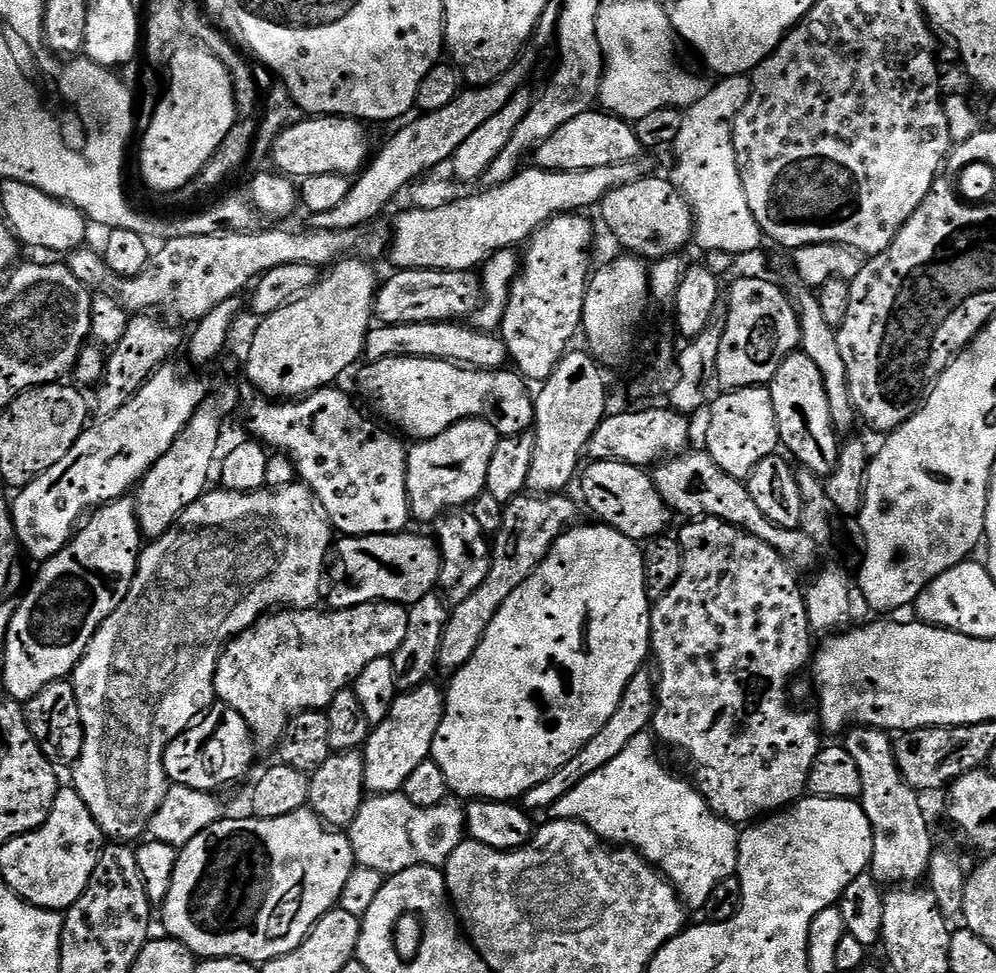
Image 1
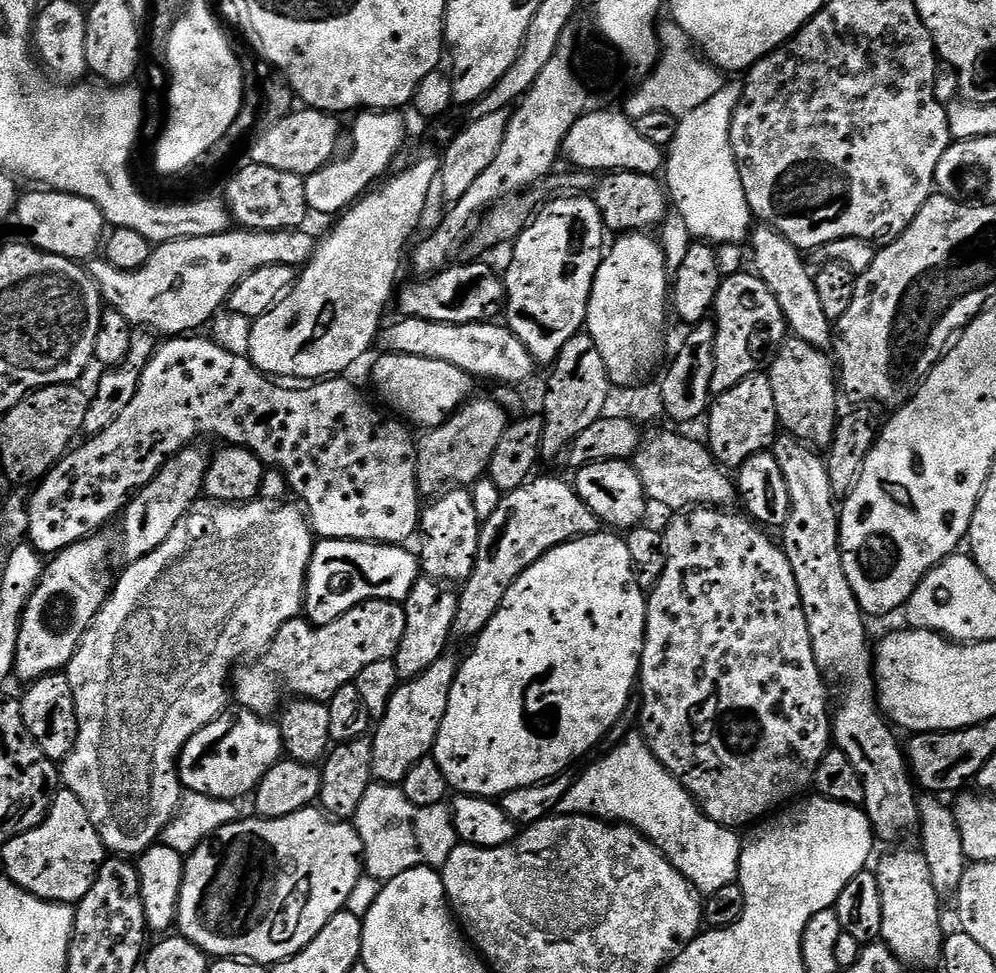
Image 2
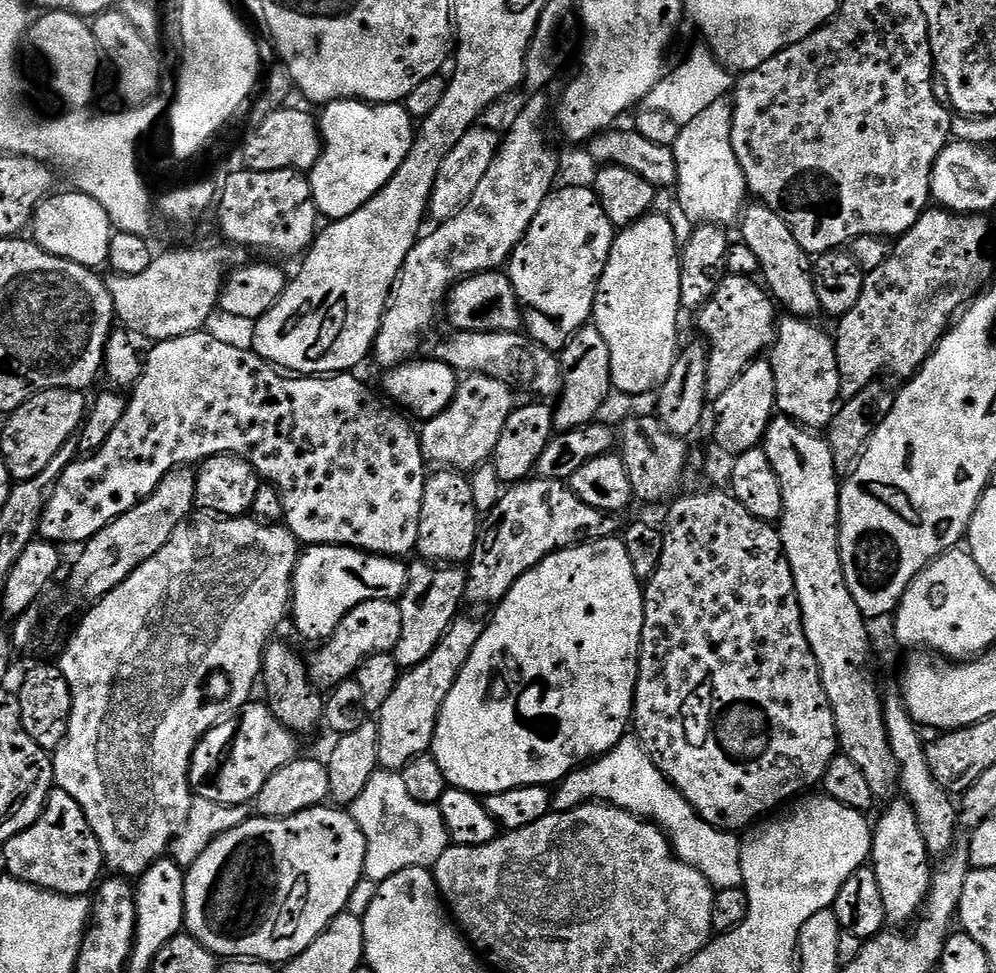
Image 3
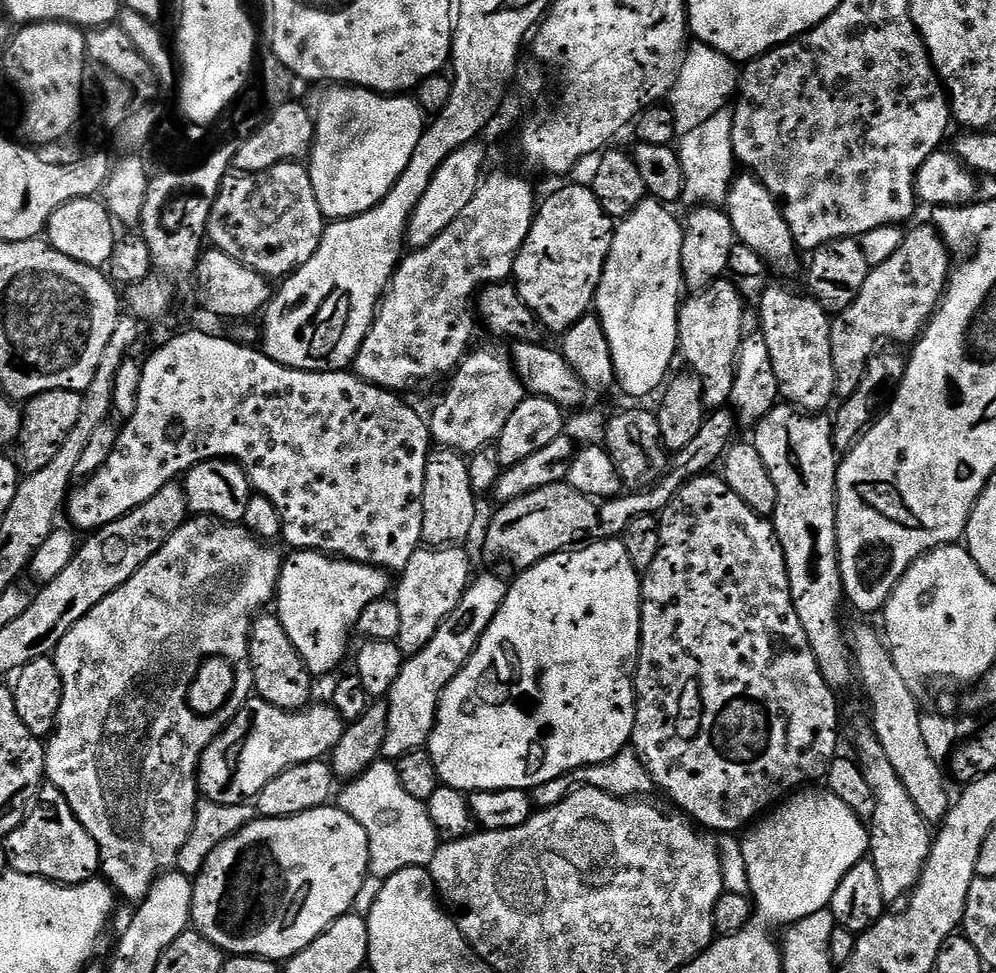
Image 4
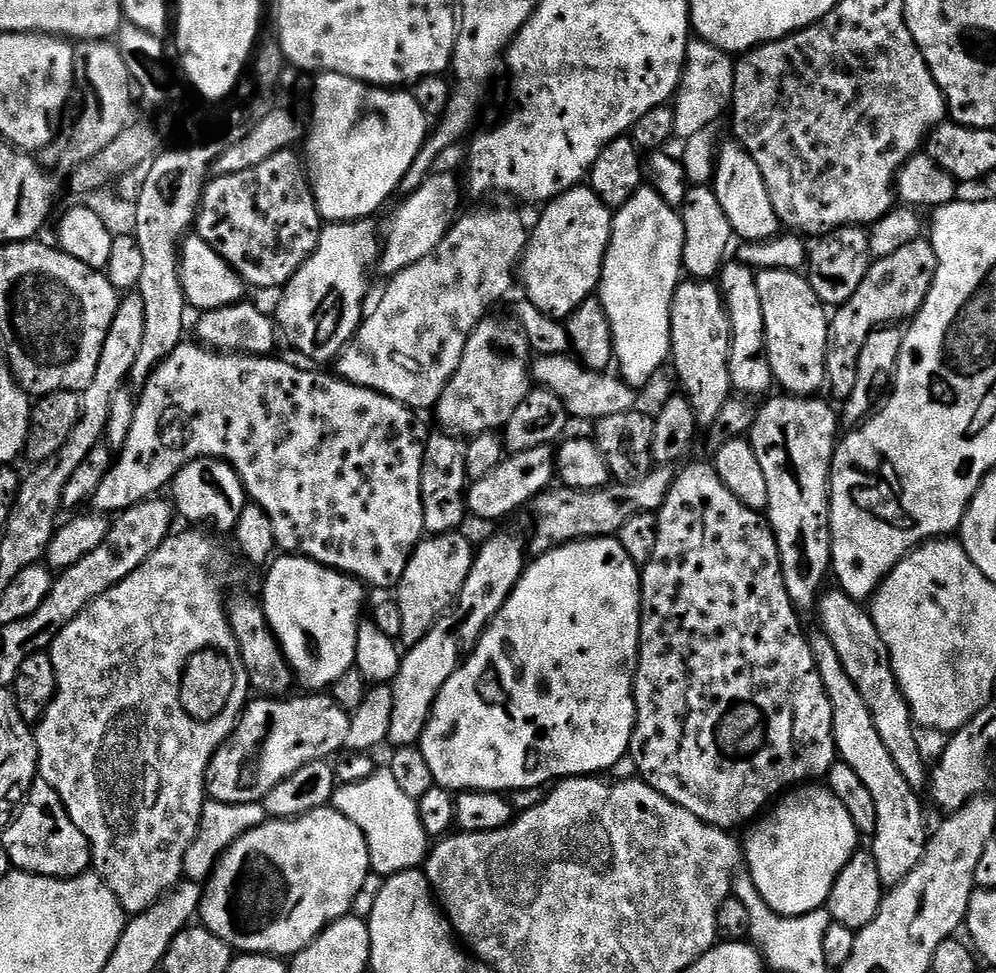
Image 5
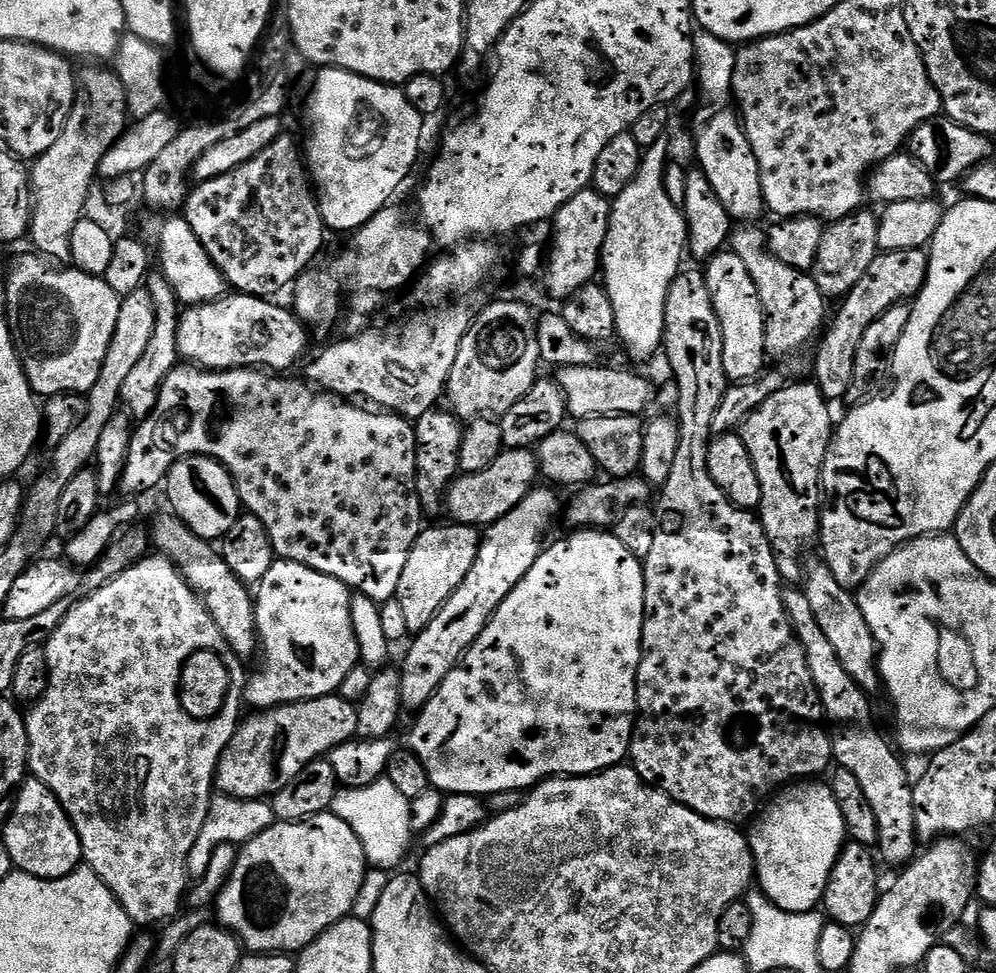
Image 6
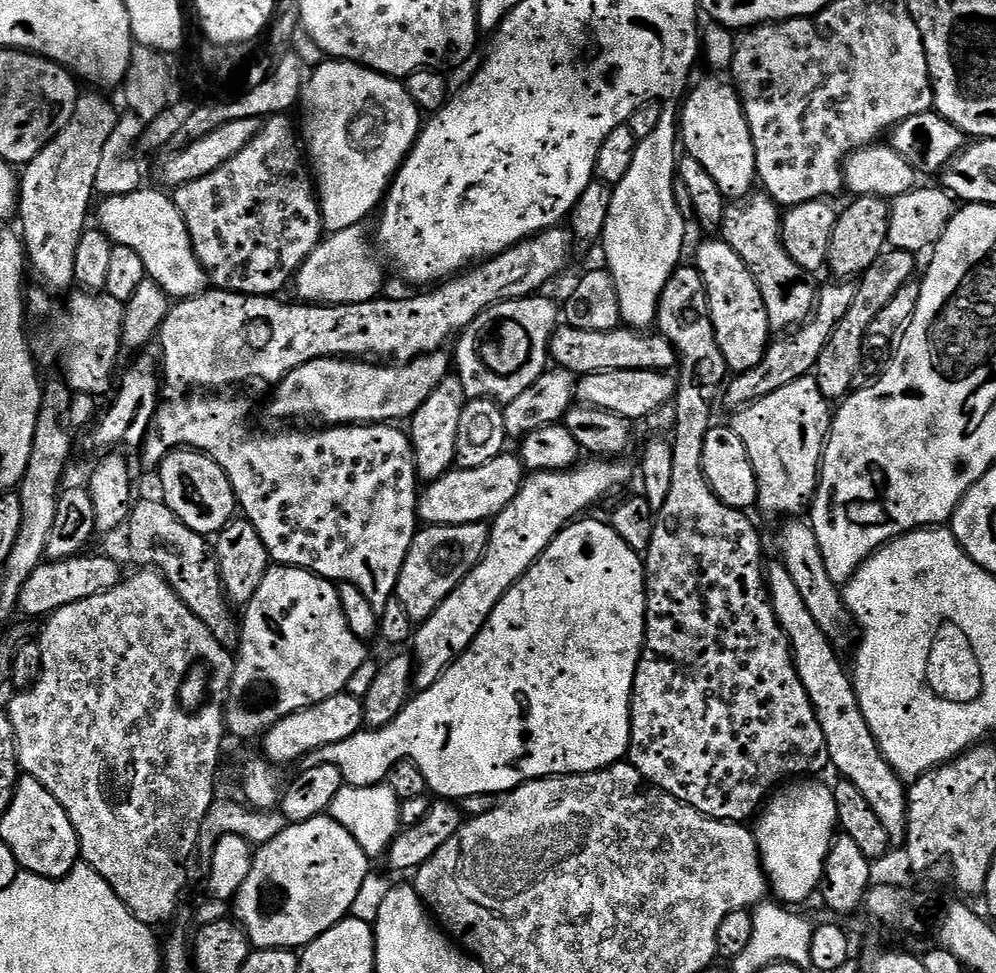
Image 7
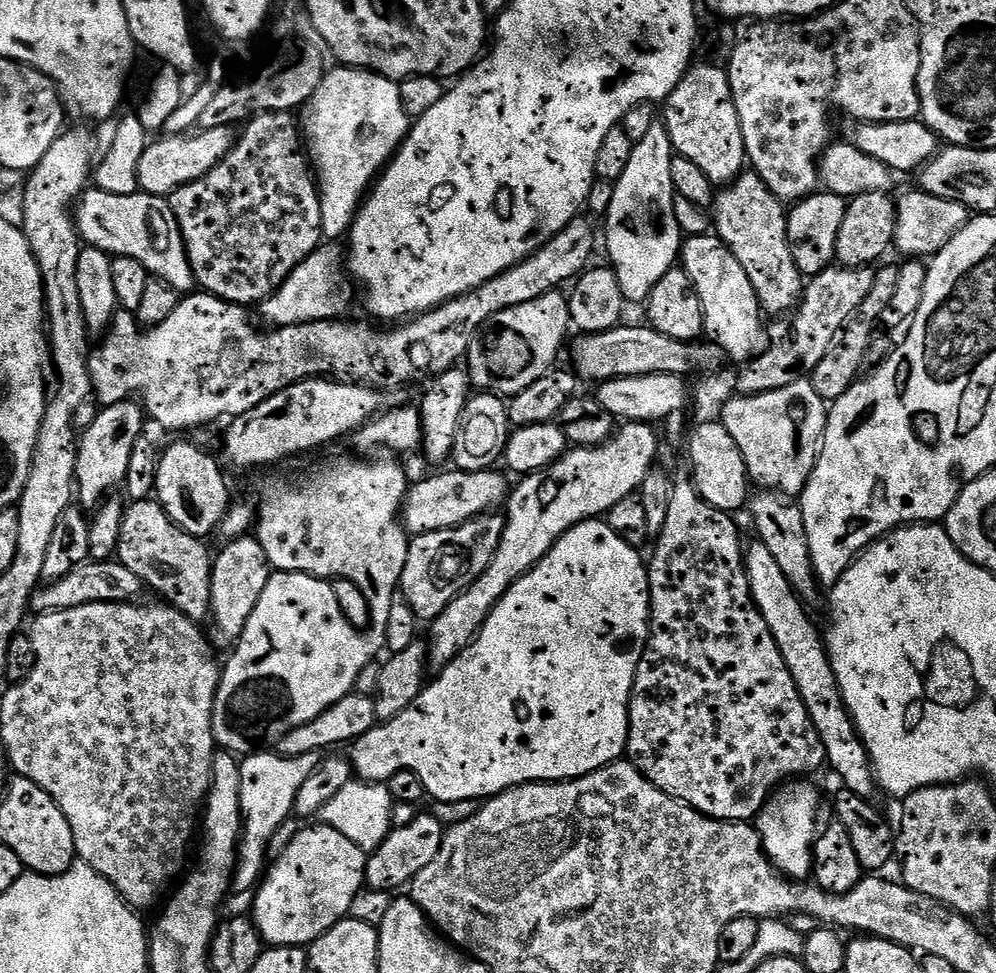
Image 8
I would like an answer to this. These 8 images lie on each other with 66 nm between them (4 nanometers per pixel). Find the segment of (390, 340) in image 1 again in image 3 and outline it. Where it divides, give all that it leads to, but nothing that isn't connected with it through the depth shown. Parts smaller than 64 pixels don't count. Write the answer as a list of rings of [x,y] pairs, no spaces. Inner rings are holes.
[[[453,331],[434,352],[435,359],[449,364],[457,374],[493,376],[524,392],[533,392],[536,398],[559,397],[562,388],[560,362],[557,353],[534,342],[523,331],[518,332],[458,332]]]

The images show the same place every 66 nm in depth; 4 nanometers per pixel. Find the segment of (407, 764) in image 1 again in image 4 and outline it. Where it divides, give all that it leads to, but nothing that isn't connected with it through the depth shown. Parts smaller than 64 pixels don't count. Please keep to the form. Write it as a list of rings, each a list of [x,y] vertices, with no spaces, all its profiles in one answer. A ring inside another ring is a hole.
[[[492,572],[479,576],[469,583],[462,602],[454,606],[450,618],[446,618],[442,626],[438,626],[438,634],[430,638],[430,642],[417,656],[405,659],[402,674],[398,674],[398,682],[394,682],[394,686],[388,691],[388,721],[383,755],[389,761],[395,762],[401,756],[421,751],[427,745],[436,725],[438,706],[446,686],[450,686],[453,678],[464,669],[482,634],[486,634],[490,622],[494,622],[494,614],[498,614],[506,598],[510,587],[507,579],[504,581]]]

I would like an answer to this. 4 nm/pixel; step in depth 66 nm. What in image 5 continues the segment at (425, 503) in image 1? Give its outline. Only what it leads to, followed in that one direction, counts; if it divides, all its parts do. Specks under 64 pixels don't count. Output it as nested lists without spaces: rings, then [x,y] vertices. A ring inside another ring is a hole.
[[[492,319],[481,320],[470,334],[466,350],[462,354],[462,362],[448,380],[448,385],[444,387],[444,392],[434,409],[434,415],[440,419],[439,427],[461,438],[473,438],[503,429],[504,424],[510,422],[510,414],[514,414],[514,410],[522,406],[534,384],[530,375],[530,349],[527,338],[519,327],[514,326],[513,321],[511,324],[508,320]]]

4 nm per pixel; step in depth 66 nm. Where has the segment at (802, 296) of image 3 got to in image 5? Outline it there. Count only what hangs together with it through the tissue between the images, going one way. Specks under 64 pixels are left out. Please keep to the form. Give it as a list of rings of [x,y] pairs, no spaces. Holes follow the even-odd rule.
[[[735,138],[719,145],[716,154],[716,174],[714,187],[718,194],[718,202],[726,218],[730,218],[733,233],[741,241],[768,241],[781,235],[782,225],[774,210],[774,202],[770,202],[770,190],[766,190],[766,178],[762,178],[762,170],[758,170],[758,162],[744,149],[744,145]]]

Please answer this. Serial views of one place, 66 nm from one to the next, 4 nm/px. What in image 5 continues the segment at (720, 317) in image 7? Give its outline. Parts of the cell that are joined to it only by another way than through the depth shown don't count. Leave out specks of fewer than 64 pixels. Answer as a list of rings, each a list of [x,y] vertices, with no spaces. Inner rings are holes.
[[[737,262],[725,263],[718,277],[721,292],[724,293],[724,306],[728,310],[728,321],[732,323],[732,345],[728,351],[728,369],[733,389],[748,398],[763,397],[774,388],[770,362],[764,341],[762,322],[762,302],[758,298],[756,272],[750,265]]]

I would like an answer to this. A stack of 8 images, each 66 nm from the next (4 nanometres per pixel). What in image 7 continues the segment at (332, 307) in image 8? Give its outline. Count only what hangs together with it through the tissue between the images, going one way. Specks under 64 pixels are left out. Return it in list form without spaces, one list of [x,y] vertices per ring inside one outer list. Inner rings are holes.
[[[355,224],[325,235],[294,277],[297,301],[313,306],[346,306],[377,299],[383,292],[384,270],[368,236],[368,226]]]

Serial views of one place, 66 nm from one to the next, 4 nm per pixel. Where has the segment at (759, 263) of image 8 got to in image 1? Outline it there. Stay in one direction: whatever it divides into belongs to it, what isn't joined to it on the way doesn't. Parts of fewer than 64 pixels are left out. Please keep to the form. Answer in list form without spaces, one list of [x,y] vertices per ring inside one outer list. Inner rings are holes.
[[[797,350],[786,357],[782,366],[778,366],[778,374],[772,379],[770,387],[781,445],[792,451],[791,459],[797,465],[826,478],[840,460],[841,441],[830,418],[830,402],[824,389],[822,370],[810,362],[804,351]]]

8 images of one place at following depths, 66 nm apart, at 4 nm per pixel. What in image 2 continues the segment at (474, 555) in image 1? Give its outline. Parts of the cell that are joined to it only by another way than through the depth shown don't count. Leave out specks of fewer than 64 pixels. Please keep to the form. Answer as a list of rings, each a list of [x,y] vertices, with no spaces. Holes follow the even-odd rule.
[[[452,486],[429,504],[432,505],[421,511],[418,529],[421,573],[429,580],[439,580],[449,586],[463,585],[474,574],[474,562],[478,558],[481,522],[474,510],[474,498],[467,487]]]

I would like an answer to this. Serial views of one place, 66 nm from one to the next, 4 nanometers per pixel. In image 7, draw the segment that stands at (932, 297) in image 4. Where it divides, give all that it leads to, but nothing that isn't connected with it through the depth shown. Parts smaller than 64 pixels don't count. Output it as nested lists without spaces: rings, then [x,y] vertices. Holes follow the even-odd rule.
[[[892,248],[884,251],[874,262],[874,266],[867,268],[864,275],[859,277],[854,303],[851,304],[850,310],[846,310],[846,318],[838,322],[834,334],[826,342],[816,363],[814,375],[818,382],[818,390],[822,390],[822,394],[828,401],[840,402],[849,395],[854,374],[860,368],[860,351],[864,345],[864,337],[868,334],[868,328],[874,322],[874,318],[878,318],[886,302],[890,302],[890,298],[894,298],[894,294],[902,290],[906,281],[917,275],[916,260],[917,257],[913,253]]]

